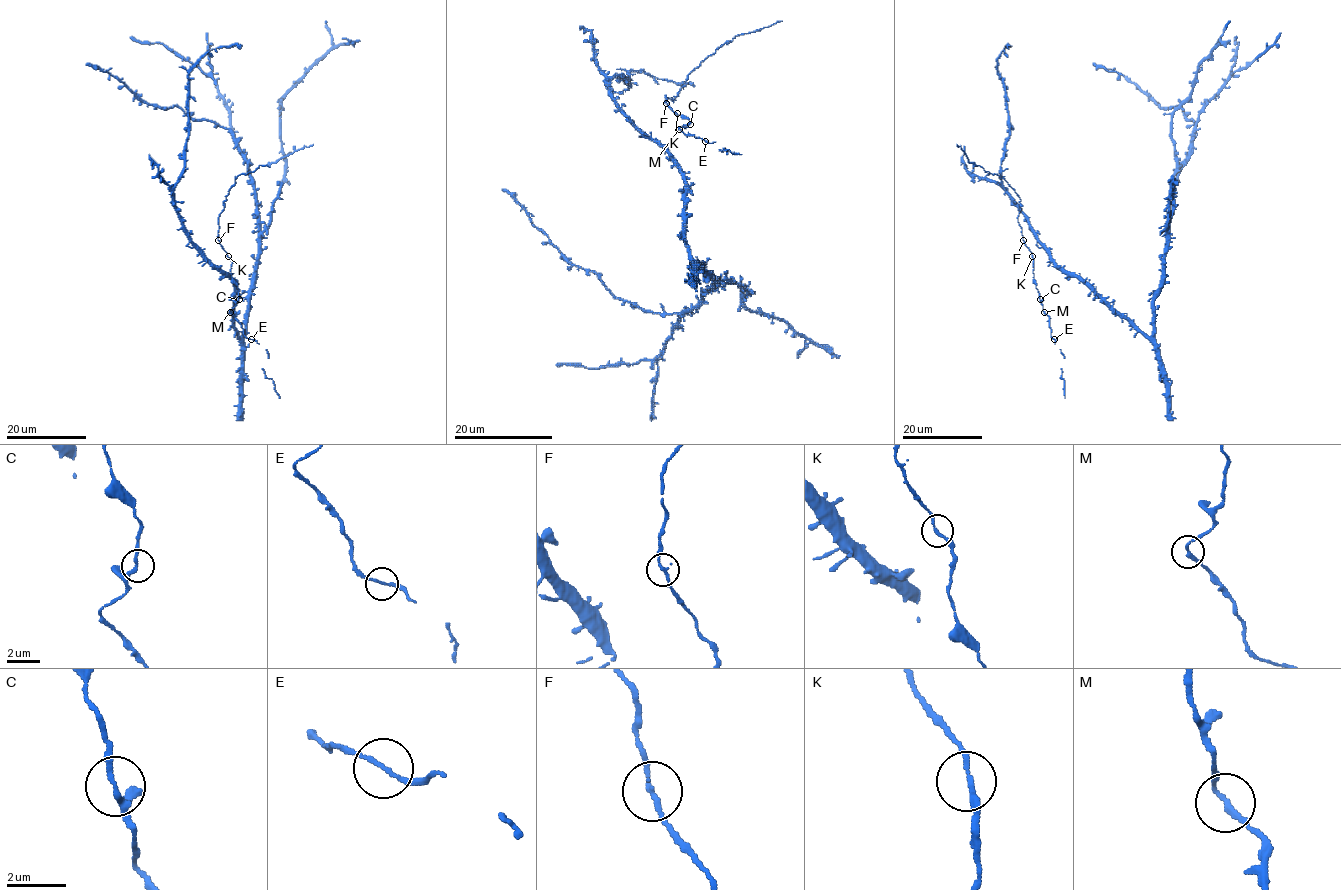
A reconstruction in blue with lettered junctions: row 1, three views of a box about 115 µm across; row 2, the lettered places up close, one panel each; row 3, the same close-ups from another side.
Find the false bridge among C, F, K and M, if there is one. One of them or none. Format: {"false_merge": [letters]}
{"false_merge": []}

